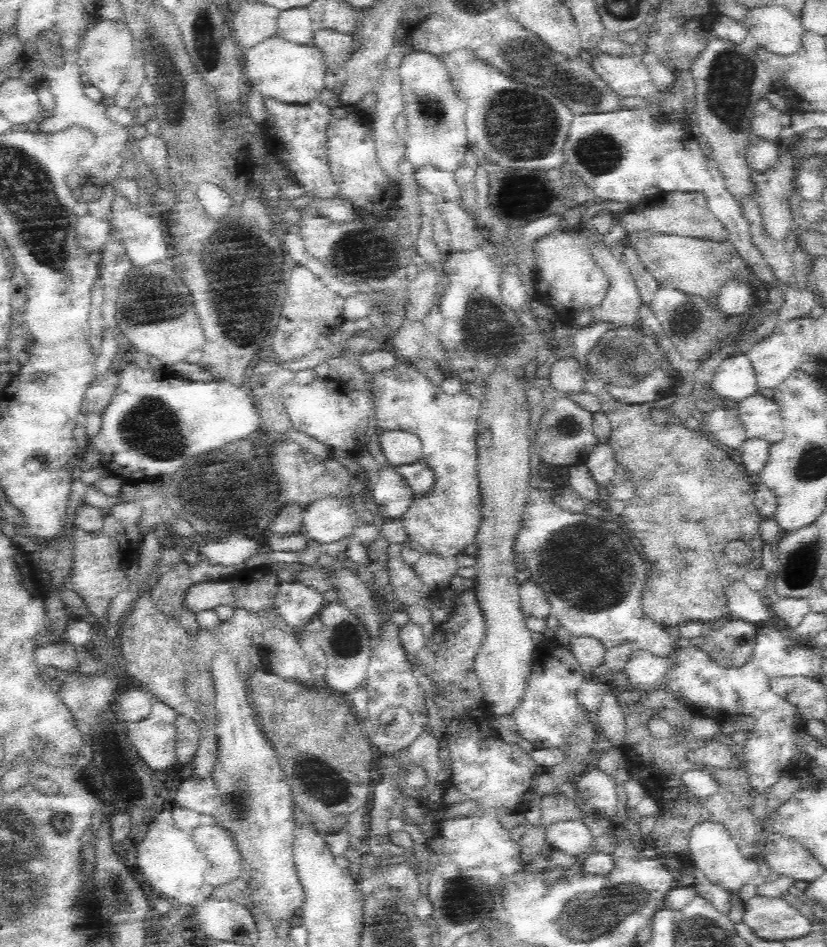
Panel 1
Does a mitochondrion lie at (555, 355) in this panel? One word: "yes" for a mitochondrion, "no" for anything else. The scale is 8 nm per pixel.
no

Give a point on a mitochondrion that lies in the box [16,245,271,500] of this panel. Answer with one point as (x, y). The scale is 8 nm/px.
(153, 431)

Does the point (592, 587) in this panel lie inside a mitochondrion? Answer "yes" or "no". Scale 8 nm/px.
yes

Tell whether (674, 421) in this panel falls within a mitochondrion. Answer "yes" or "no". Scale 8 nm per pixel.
no

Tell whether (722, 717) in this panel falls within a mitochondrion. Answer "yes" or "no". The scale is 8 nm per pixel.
no

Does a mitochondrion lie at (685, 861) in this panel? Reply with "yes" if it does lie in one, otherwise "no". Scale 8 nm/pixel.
no

